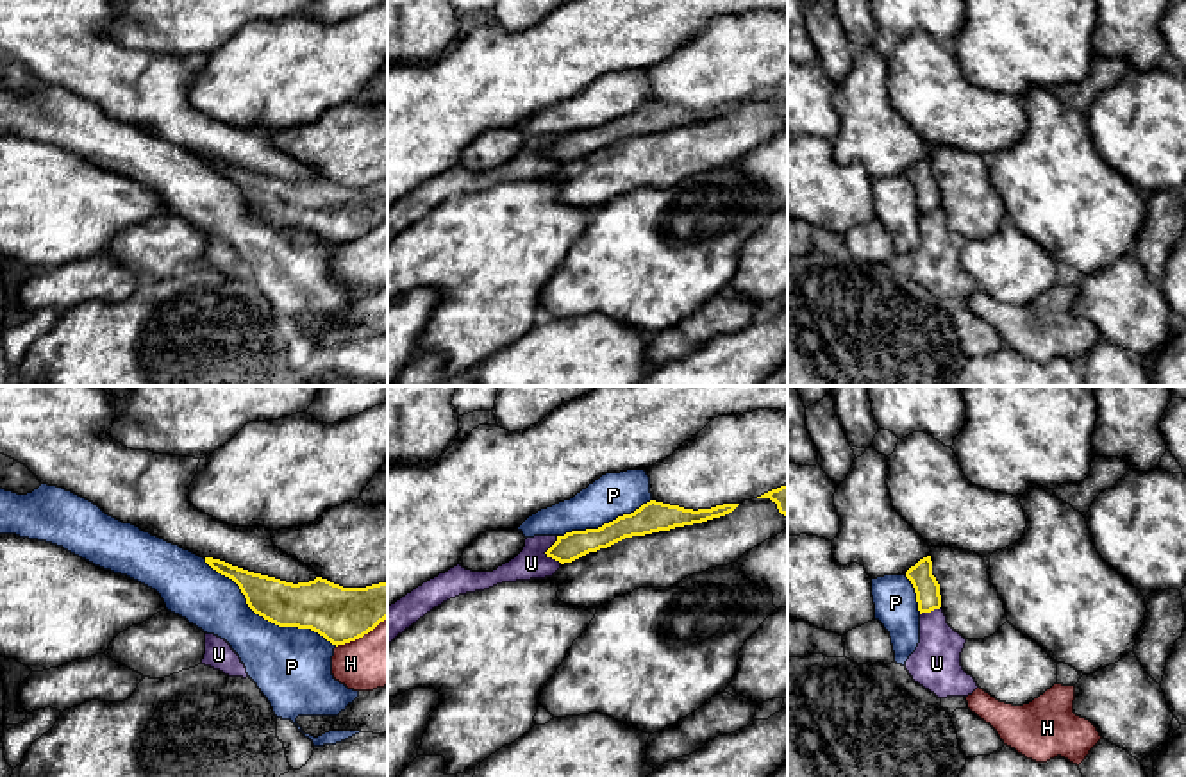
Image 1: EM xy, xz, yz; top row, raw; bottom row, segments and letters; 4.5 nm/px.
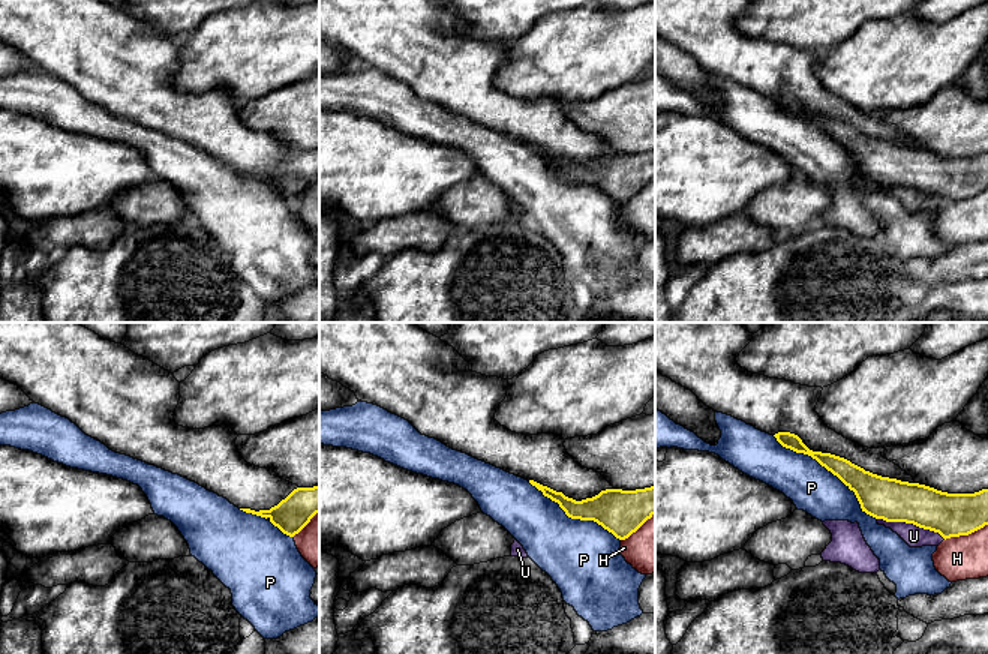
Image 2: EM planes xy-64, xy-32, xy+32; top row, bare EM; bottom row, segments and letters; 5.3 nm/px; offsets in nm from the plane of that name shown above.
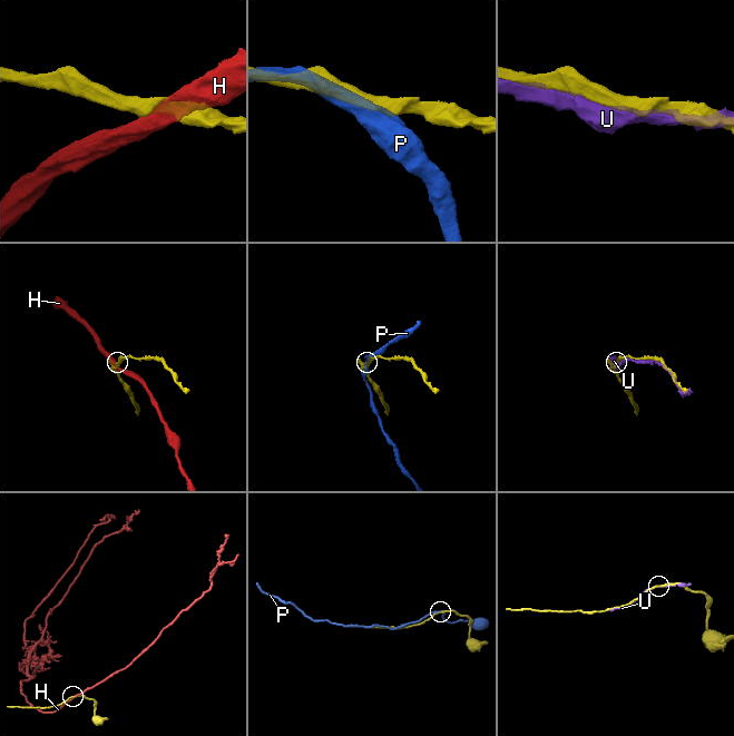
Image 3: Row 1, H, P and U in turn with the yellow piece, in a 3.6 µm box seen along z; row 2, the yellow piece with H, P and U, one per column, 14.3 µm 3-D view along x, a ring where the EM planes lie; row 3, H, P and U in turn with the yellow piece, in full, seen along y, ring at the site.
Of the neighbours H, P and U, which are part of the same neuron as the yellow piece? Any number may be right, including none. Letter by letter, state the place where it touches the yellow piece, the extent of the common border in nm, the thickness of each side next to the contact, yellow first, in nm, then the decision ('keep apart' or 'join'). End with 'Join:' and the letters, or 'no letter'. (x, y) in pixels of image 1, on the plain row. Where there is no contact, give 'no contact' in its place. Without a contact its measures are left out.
H: xy (361, 236) | 280 nm | 260/280 nm | keep apart
P: xy (267, 218) | 700 nm | 220/360 nm | keep apart
U: xz (545, 152) | 130 nm | 120/140 nm | join
Join: U

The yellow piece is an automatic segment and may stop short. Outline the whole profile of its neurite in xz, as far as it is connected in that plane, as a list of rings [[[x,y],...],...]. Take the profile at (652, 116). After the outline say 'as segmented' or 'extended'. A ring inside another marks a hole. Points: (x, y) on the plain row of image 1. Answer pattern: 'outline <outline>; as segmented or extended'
outline [[[650,100],[634,113],[618,116],[598,129],[527,138],[523,150],[493,171],[472,171],[457,164],[388,207],[388,245],[434,207],[459,195],[484,191],[502,182],[552,177],[564,163],[607,148],[625,138],[702,123],[725,116],[738,105],[723,104],[693,111]]]; extended

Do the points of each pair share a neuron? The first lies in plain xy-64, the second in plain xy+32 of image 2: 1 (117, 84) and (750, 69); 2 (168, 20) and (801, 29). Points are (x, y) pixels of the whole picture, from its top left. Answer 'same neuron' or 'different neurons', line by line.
1: same neuron
2: same neuron

